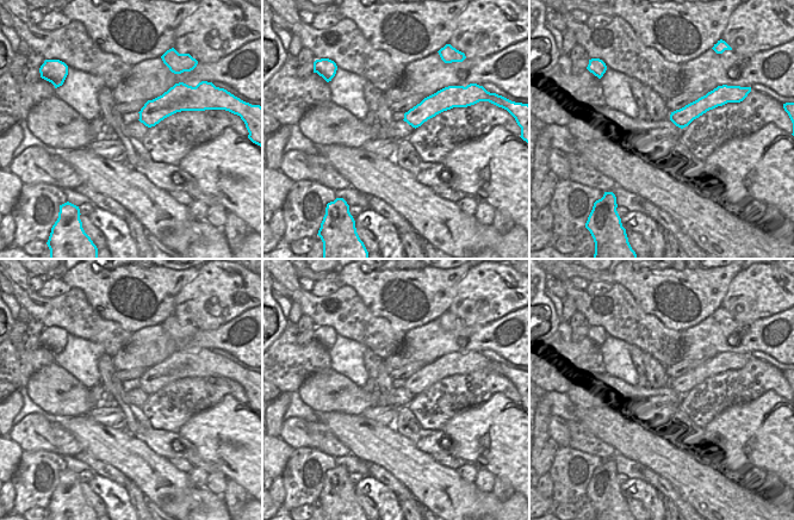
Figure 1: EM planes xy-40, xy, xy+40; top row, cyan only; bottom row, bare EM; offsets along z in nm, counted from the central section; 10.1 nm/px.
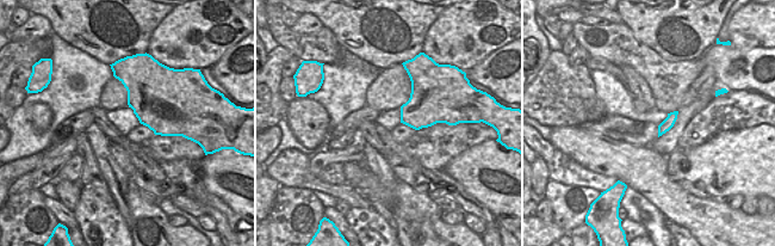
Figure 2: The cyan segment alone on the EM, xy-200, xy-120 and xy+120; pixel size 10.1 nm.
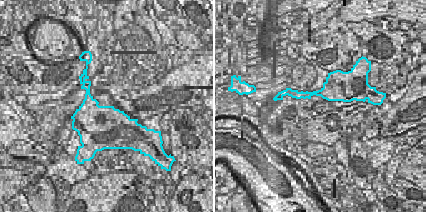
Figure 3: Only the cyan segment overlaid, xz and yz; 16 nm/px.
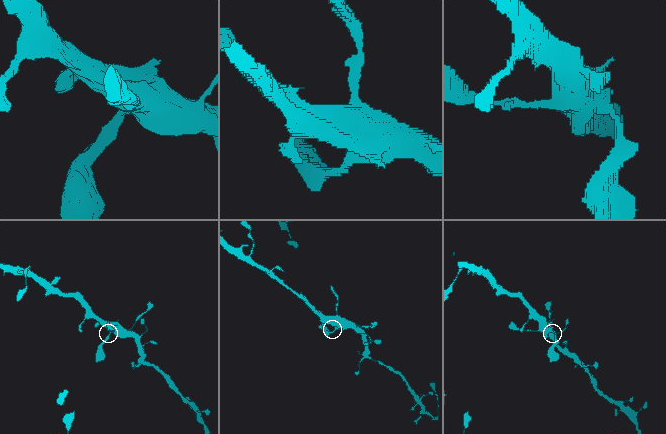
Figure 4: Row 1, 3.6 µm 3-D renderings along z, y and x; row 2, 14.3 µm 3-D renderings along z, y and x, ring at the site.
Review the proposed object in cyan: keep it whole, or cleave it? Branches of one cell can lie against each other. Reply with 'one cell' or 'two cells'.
one cell

